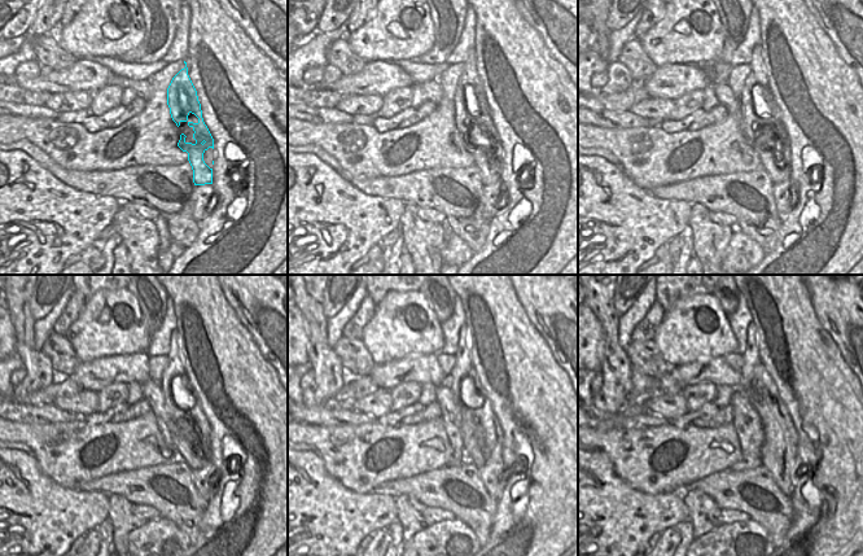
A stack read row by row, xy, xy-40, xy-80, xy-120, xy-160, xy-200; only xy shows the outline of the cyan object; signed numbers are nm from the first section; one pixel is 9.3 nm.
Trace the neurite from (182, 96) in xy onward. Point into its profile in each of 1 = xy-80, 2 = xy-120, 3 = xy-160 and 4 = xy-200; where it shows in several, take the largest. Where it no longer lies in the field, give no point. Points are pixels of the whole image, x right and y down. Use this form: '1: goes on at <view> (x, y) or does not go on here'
1: goes on at xy-80 (774, 163)
2: goes on at xy-120 (176, 420)
3: goes on at xy-160 (463, 367)
4: goes on at xy-200 (750, 357)

